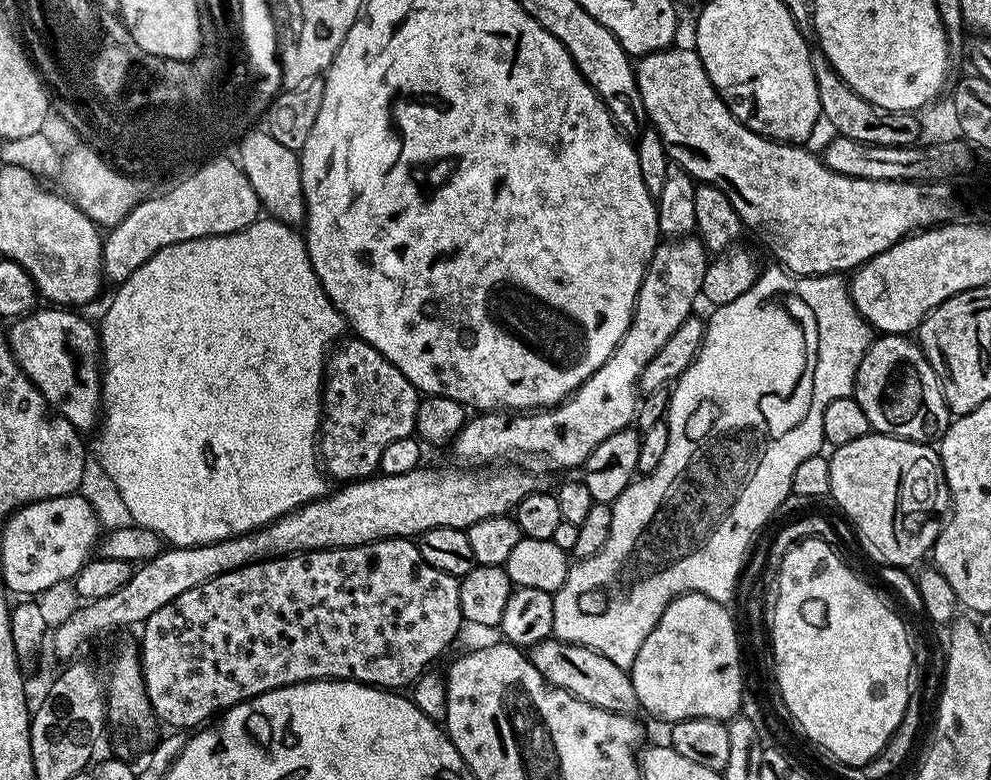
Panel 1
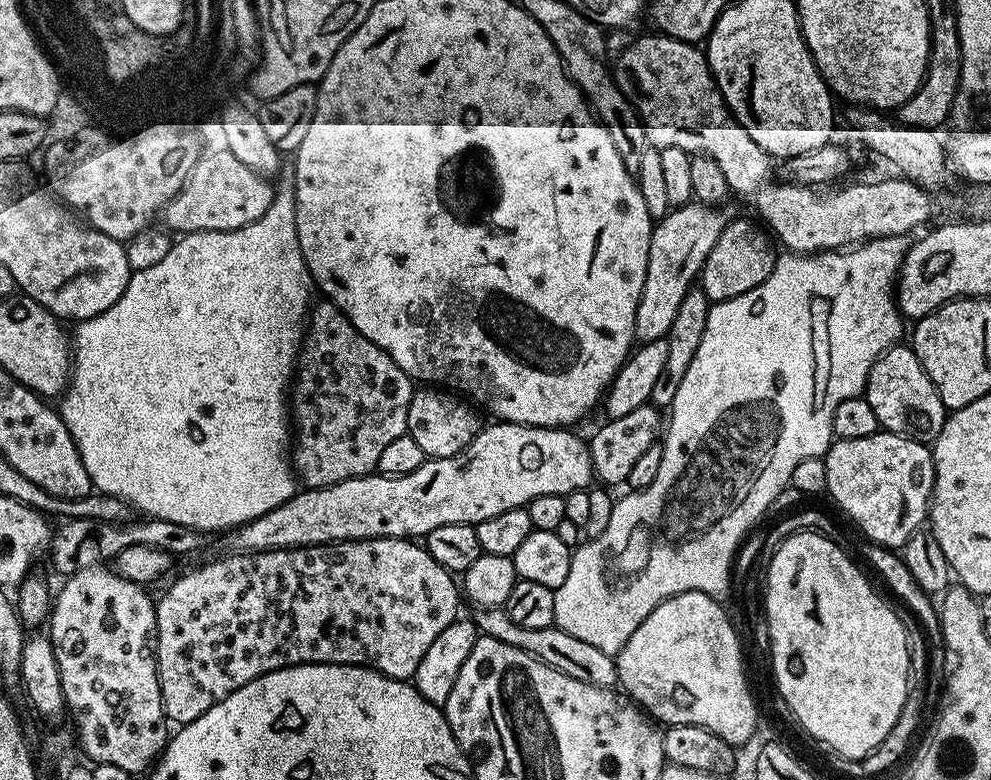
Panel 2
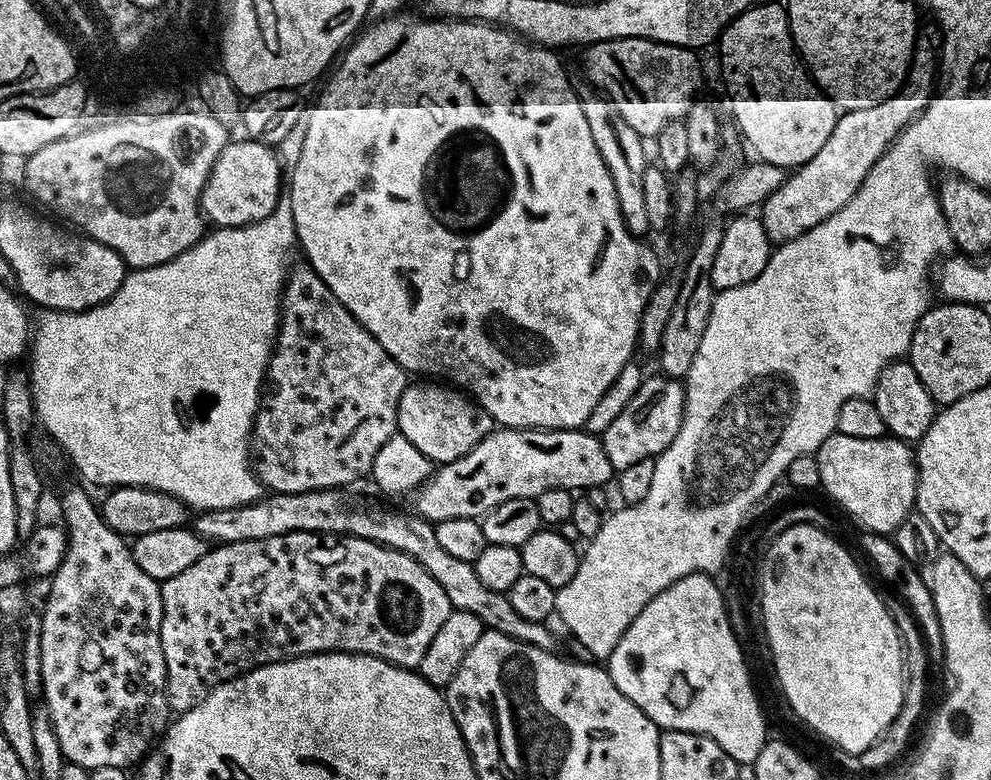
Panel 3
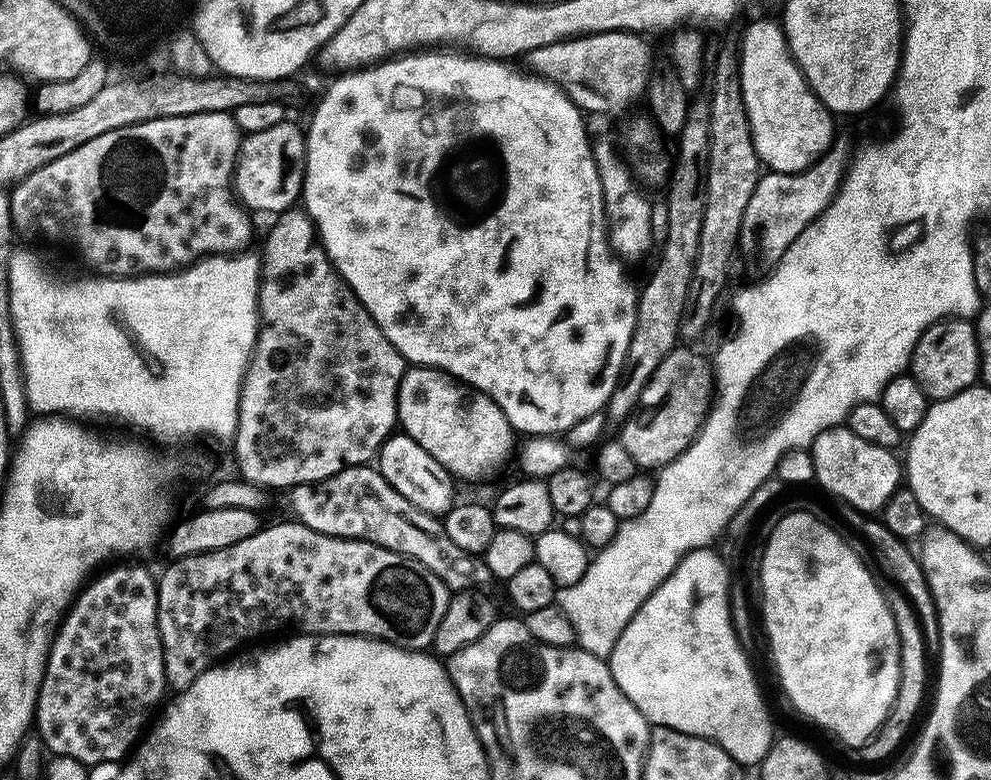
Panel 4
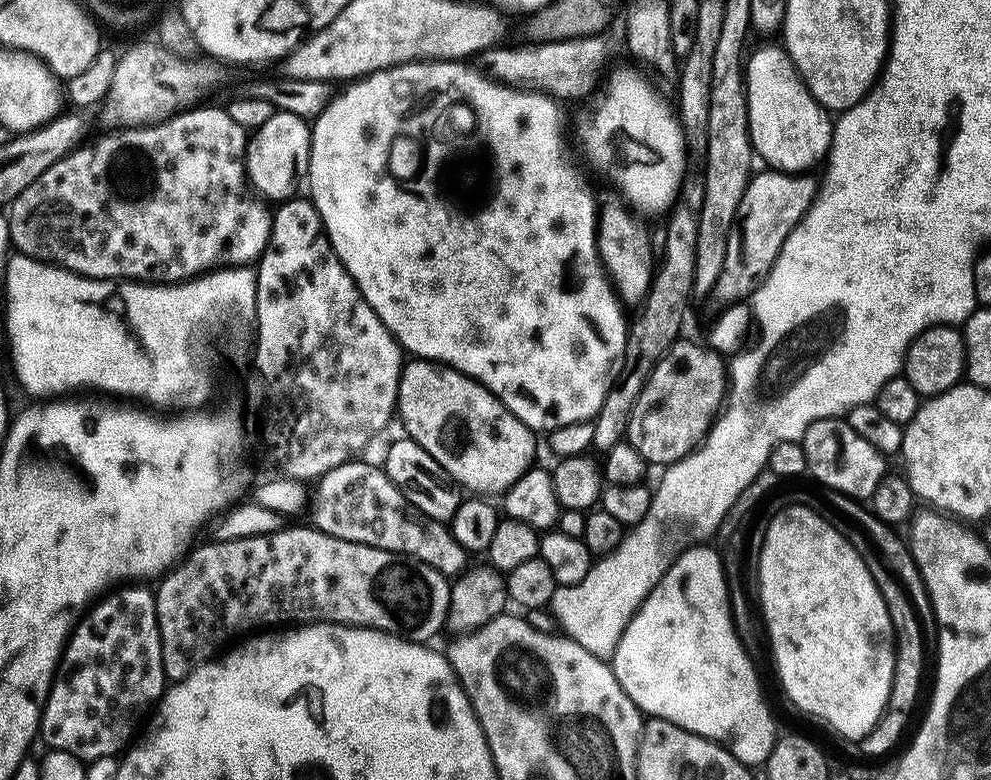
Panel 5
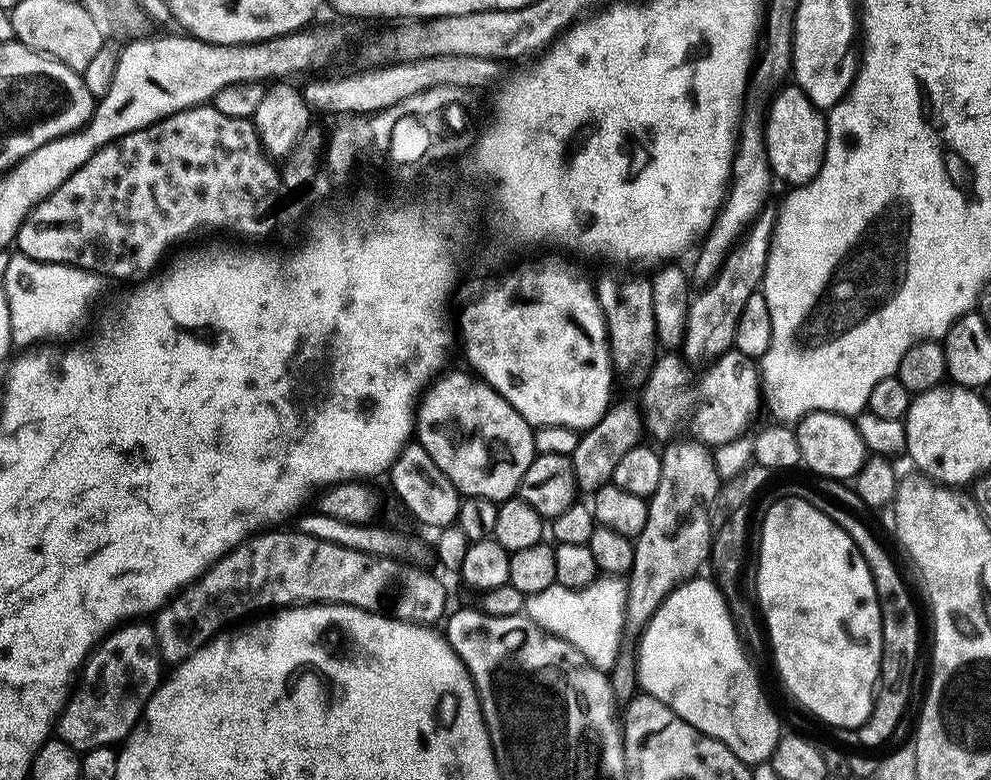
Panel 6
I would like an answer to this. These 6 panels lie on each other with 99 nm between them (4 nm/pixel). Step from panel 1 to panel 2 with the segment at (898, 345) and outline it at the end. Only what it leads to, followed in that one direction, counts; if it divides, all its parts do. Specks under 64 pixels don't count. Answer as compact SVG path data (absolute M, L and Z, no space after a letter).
M911 347L888 348L874 362L862 393L870 402L878 422L885 432L896 432L899 436L910 436L921 442L935 441L946 419L946 409L934 382L922 370L922 362L912 353Z

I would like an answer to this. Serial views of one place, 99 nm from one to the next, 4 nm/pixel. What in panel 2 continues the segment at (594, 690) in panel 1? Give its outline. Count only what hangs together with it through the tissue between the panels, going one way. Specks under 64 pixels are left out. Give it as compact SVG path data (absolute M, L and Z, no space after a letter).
M486 608L475 614L477 616L474 616L474 623L483 635L498 638L498 642L506 642L506 646L518 646L518 650L526 650L526 654L546 662L546 666L554 666L554 670L562 670L562 674L578 678L578 682L590 682L590 686L603 688L612 688L617 683L615 659L598 650L598 646L590 646L590 642L574 638L574 634L566 634L555 626L542 630L526 630L526 626L518 626L518 622L509 618L504 608Z

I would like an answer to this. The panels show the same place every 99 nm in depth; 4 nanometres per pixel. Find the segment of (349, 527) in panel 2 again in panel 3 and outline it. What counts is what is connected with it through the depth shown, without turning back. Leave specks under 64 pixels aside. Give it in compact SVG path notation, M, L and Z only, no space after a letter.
M497 427L464 457L448 464L441 464L428 477L422 487L416 489L414 511L425 520L437 521L446 518L477 518L484 516L494 506L510 502L510 498L534 498L542 490L566 488L569 490L587 490L594 487L611 485L614 469L604 449L604 441L599 435L587 430L569 430L567 428L506 428Z

